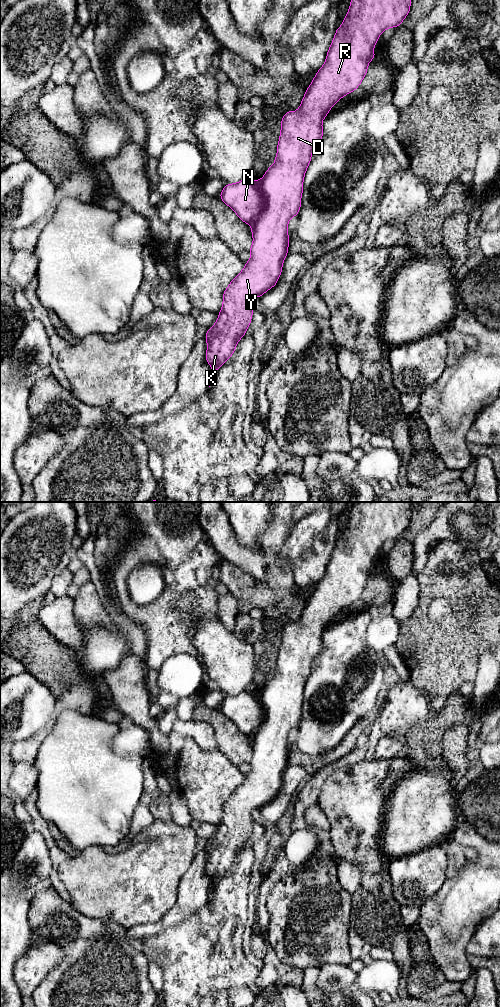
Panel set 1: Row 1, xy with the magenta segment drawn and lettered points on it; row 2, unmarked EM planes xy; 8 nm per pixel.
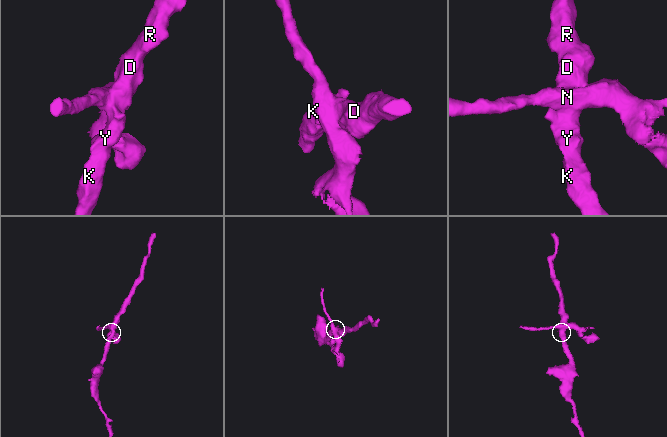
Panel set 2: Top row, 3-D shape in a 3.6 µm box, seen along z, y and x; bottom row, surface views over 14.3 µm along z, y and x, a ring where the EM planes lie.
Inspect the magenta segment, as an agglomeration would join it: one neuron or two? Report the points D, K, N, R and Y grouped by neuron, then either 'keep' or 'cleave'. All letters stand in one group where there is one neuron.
D K R Y / N; cleave

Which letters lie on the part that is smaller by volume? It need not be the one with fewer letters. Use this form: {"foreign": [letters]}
{"foreign": ["N"]}

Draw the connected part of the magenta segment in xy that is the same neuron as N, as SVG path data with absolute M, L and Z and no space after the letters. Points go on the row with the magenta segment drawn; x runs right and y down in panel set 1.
M244 179L234 184L226 184L219 197L249 225L263 208L263 196L257 180Z

